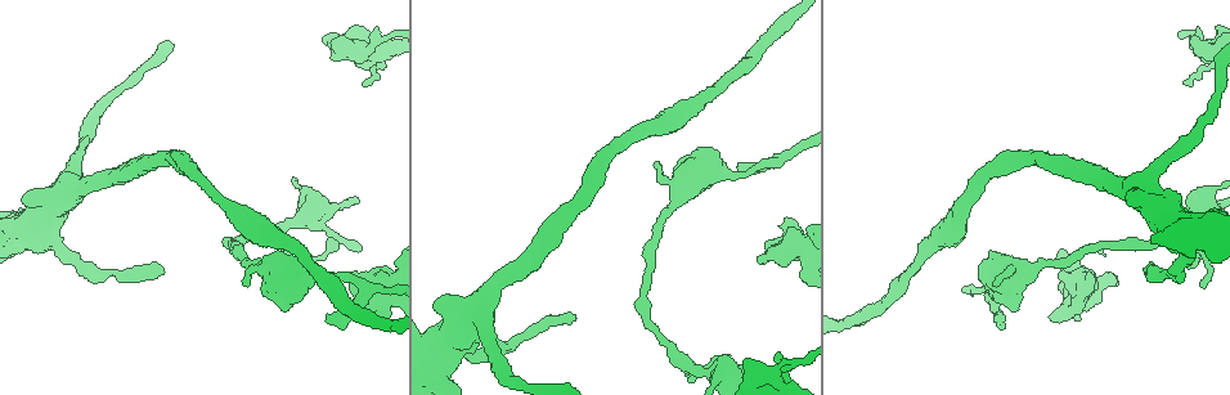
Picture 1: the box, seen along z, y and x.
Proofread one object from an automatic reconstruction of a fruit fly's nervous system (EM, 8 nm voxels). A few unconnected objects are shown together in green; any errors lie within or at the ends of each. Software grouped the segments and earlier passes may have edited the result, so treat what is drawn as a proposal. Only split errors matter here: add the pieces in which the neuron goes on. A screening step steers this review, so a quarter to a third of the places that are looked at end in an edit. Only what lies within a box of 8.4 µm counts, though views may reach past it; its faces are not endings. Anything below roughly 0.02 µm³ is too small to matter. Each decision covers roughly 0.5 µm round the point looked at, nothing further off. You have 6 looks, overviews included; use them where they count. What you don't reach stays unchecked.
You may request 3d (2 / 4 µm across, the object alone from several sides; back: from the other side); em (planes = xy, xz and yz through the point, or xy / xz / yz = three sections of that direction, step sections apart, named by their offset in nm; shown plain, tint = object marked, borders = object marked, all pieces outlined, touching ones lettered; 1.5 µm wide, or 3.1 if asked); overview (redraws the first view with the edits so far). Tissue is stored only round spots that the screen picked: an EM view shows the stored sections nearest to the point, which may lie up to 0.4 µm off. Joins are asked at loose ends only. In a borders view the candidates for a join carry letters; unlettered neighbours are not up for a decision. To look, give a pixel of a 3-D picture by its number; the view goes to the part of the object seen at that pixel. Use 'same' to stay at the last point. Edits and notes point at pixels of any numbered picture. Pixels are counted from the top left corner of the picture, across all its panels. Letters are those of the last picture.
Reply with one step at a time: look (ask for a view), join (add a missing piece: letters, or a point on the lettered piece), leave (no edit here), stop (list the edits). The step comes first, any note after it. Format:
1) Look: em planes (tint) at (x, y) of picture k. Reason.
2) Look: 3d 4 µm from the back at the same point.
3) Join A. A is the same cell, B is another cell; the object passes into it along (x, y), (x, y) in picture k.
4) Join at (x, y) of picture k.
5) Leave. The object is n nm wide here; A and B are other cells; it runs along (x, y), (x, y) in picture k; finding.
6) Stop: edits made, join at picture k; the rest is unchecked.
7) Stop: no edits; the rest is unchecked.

Look: em planes (borders) at (1051, 317) of picture 1. Free end.

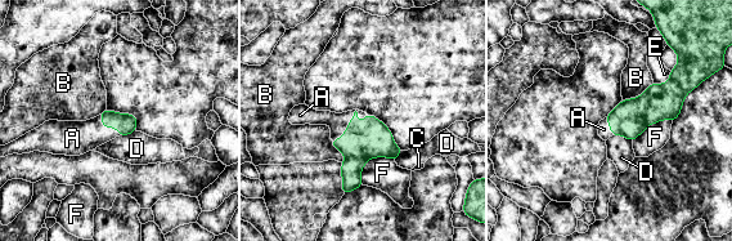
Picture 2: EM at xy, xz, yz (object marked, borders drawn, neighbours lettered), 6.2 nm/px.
Join A. A is the same cell, B, C, D, E and F are other cells; the object passes into it along (371, 138), (350, 120), (337, 123) in picture 2; it goes on there.

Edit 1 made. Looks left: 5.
Look: overview.

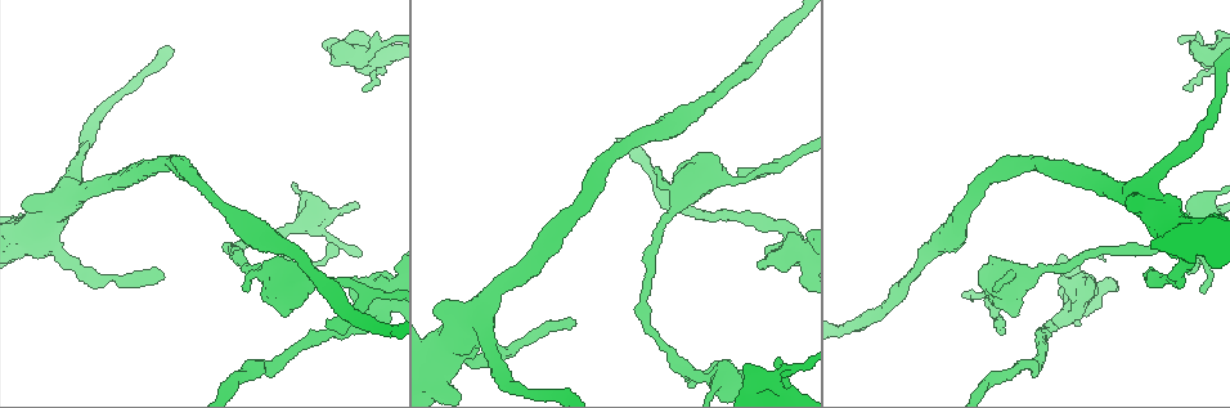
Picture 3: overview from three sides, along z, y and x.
Look: em planes (plain) at (774, 363) of picture 3. Free end.

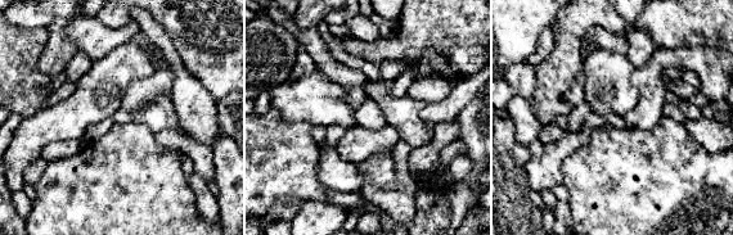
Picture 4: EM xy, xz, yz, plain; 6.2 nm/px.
Look: em planes (borders) at the same point. What lies round it.

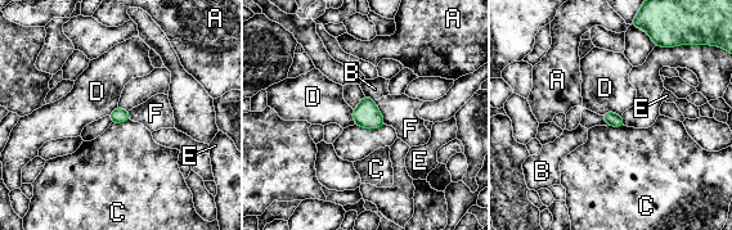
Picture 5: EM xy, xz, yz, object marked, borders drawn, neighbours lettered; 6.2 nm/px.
Leave. A, B, C, D, E and F are other cells; a border runs along (600, 114), (615, 112), (620, 116) in picture 5; none of them fits.

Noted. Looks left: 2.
Stop: edits made, join at picture 2; the rest is unchecked.

